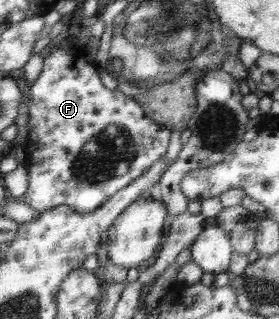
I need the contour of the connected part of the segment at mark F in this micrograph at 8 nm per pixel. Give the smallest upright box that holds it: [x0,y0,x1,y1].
[22,40,171,214]

